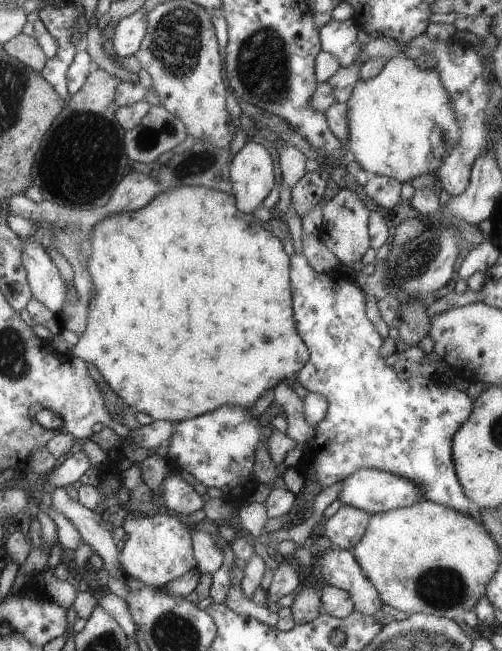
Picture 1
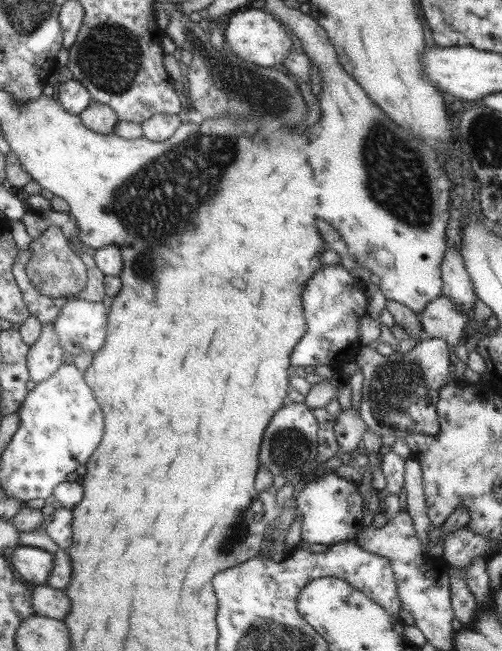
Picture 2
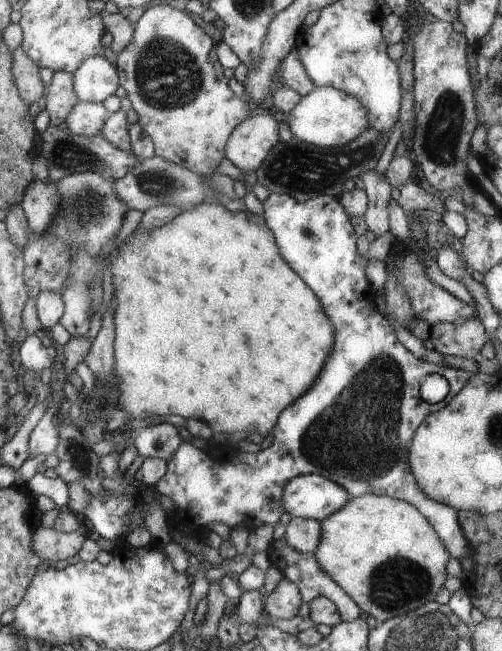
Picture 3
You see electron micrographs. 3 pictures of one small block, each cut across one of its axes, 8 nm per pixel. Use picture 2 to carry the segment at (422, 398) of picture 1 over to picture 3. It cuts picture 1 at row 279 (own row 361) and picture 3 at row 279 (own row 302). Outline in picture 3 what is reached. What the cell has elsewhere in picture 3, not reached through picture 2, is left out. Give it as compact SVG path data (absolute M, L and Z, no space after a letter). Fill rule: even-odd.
M270 193L262 205L263 213L260 216L273 233L279 254L317 296L333 327L332 349L318 372L321 378L316 378L311 388L299 396L299 400L285 406L285 410L279 414L275 428L269 432L272 436L269 447L254 453L237 454L237 458L233 460L219 460L217 456L207 454L189 443L179 445L166 462L163 476L155 484L159 494L164 494L173 501L169 526L202 535L209 522L223 522L229 529L243 527L249 530L264 524L275 525L284 512L283 485L297 475L314 474L340 484L351 498L369 493L412 504L433 527L451 557L459 560L464 556L469 557L472 550L458 526L457 510L435 502L420 491L410 472L407 455L413 433L422 420L445 406L465 386L472 374L441 363L433 364L418 359L397 342L389 322L375 308L375 290L364 275L367 258L357 253L358 236L351 229L349 216L341 206L339 197L317 195L306 201L296 201L288 194ZM431 373L440 374L448 382L447 396L436 403L423 402L419 394L422 380Z

